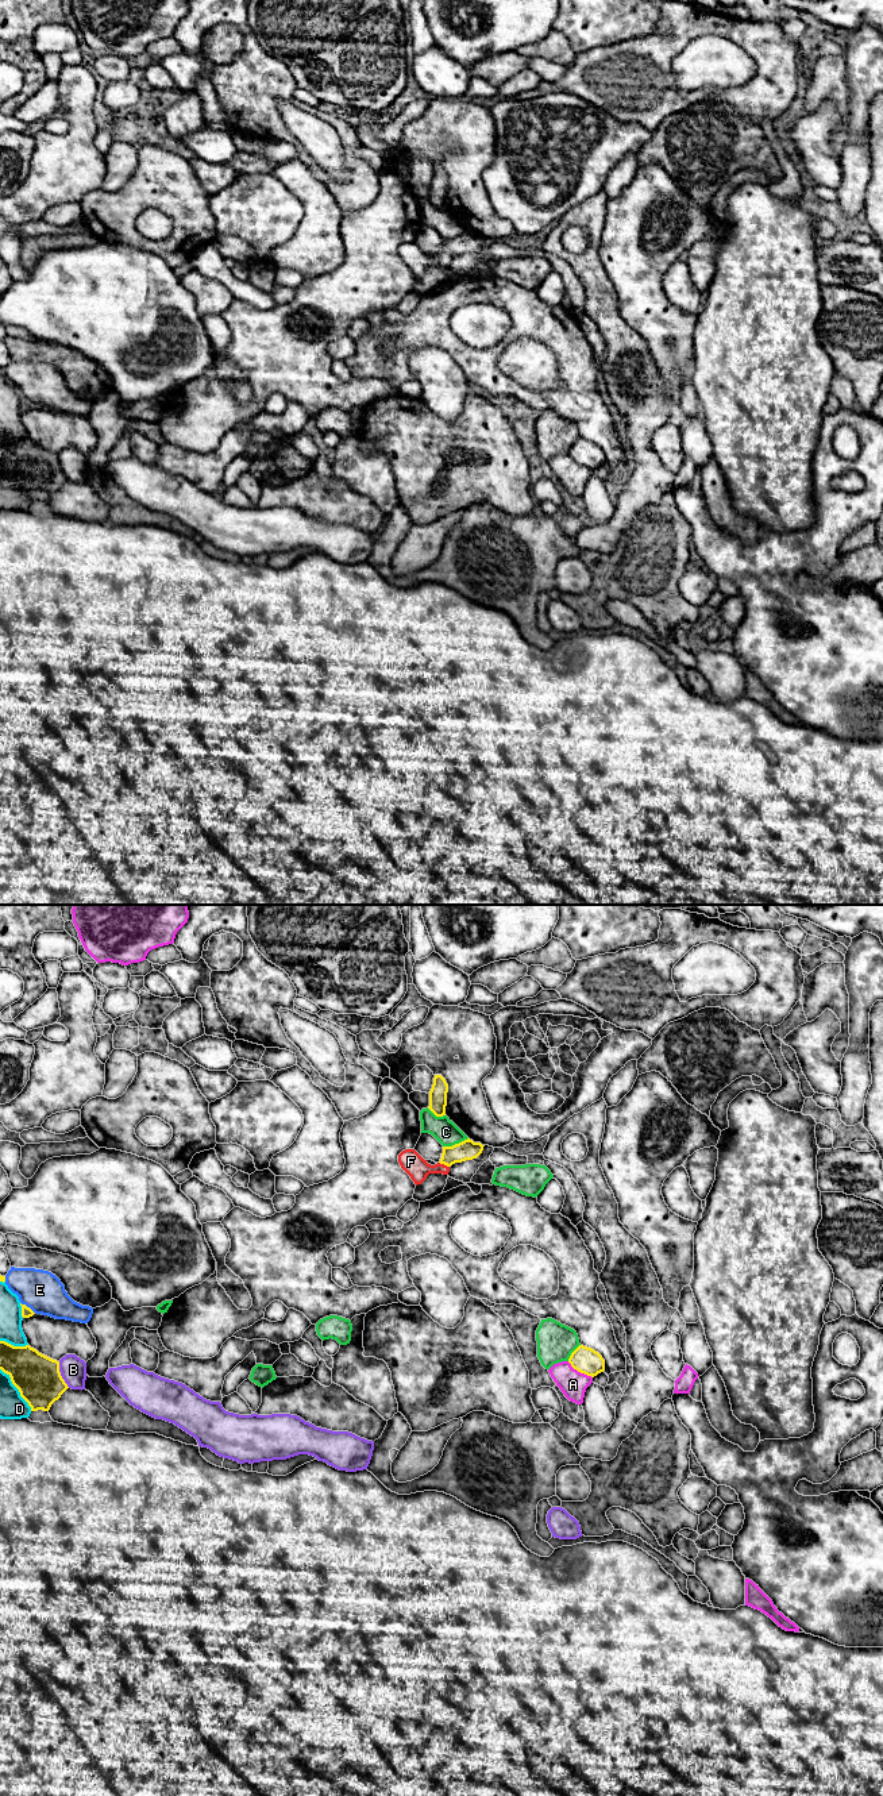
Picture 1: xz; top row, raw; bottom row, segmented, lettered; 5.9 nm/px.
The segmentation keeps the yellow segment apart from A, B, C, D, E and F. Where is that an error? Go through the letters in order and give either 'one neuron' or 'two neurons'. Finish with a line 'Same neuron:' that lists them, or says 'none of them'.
A: two neurons
B: two neurons
C: two neurons
D: two neurons
E: two neurons
F: one neuron
Same neuron: F

